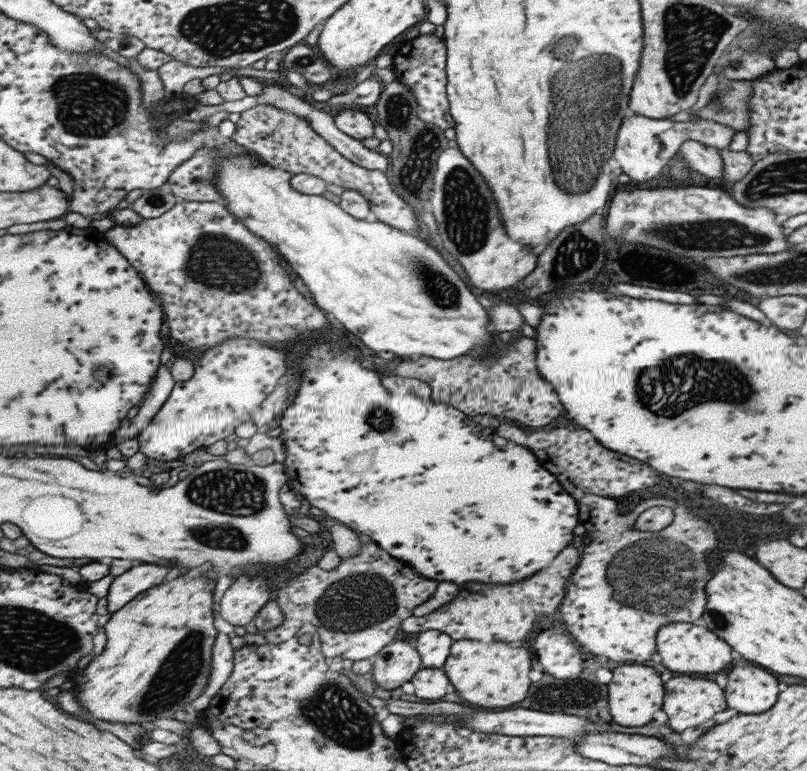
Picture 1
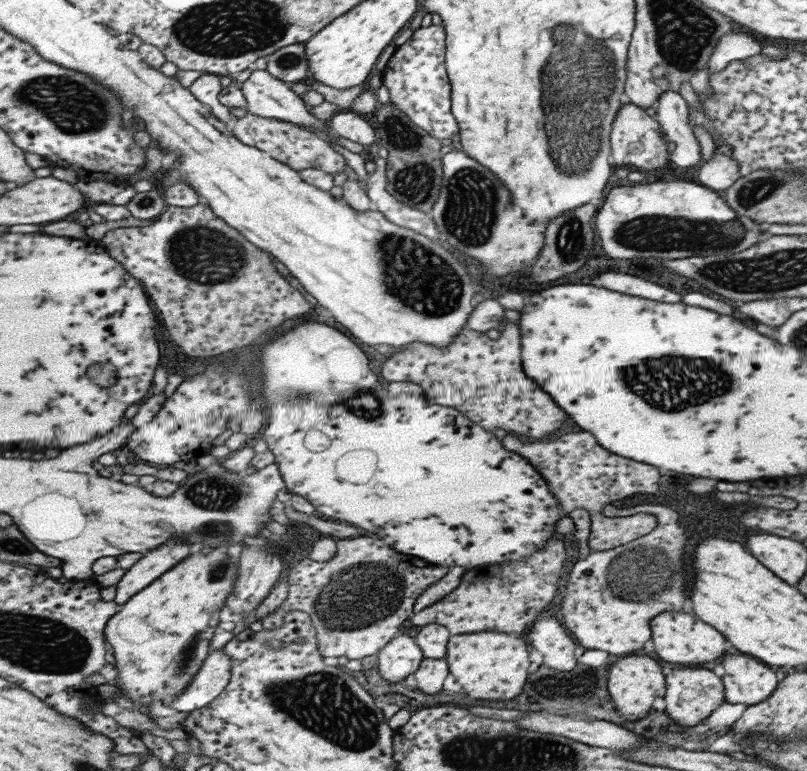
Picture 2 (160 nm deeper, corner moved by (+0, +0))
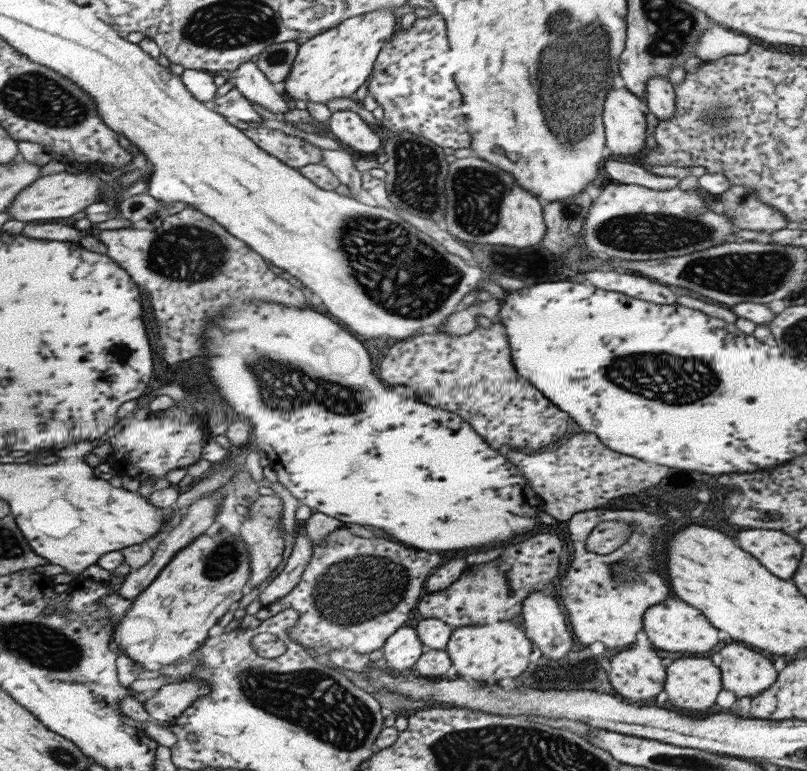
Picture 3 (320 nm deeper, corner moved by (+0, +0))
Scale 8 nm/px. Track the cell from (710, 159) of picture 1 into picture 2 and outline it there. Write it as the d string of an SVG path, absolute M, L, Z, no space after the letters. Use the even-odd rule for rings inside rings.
M673 91L662 92L650 113L663 129L666 140L674 145L668 156L670 164L681 168L701 166L699 143L688 125L688 106L684 98Z

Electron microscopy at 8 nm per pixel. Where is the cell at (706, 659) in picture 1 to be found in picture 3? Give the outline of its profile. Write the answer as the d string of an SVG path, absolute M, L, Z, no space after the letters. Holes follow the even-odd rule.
M666 598L660 603L651 605L647 612L643 612L643 630L649 638L649 642L655 646L655 650L663 652L681 652L681 654L695 655L707 652L719 642L719 634L701 613L692 606L677 598Z

